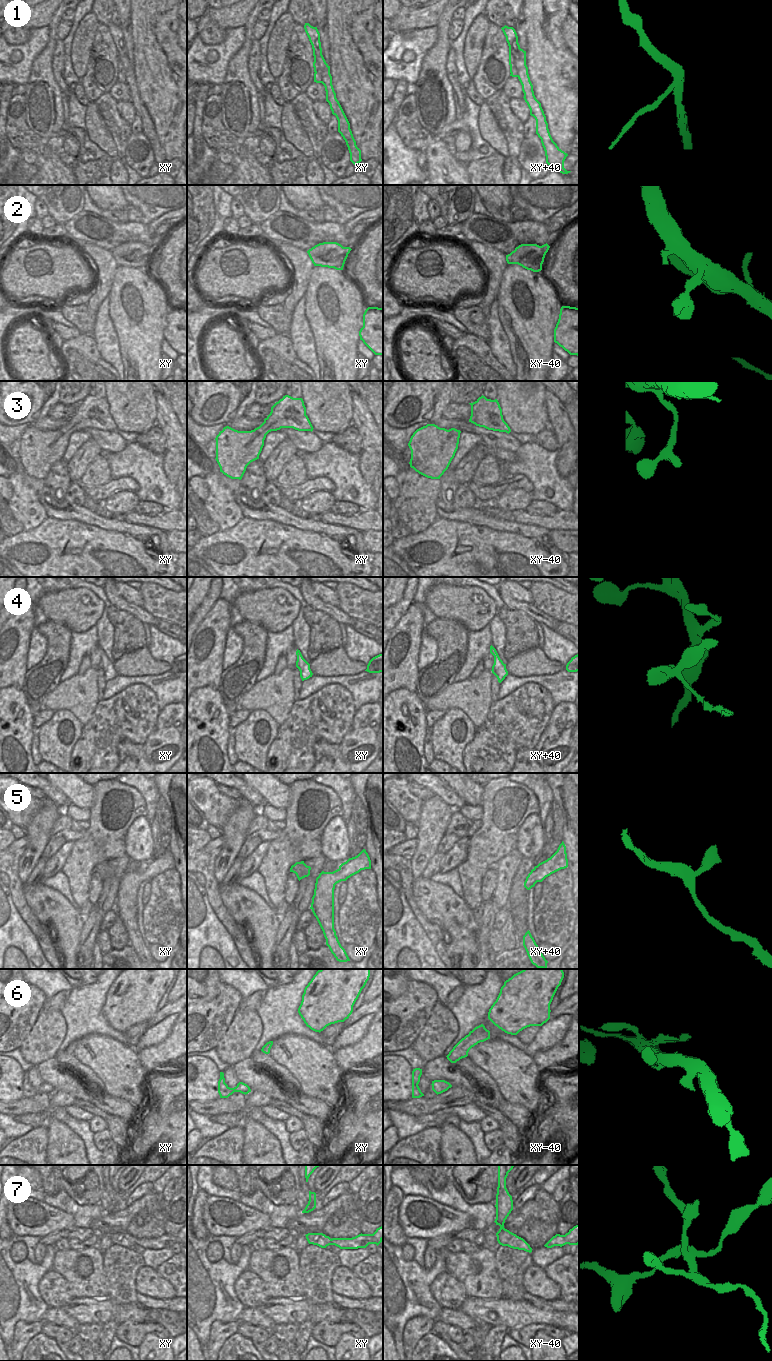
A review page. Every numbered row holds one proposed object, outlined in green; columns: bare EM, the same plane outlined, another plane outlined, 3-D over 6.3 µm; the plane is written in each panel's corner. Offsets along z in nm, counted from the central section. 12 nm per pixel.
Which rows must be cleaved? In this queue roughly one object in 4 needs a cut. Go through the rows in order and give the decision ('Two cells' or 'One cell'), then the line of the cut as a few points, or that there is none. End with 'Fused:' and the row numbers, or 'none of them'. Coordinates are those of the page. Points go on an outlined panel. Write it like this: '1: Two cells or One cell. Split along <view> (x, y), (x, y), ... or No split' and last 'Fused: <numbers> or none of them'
1: Two cells. Split along xy (315, 72), (321, 76), (322, 82)
2: One cell. No split
3: One cell. No split
4: Two cells. Split along xy+40 (492, 647), (494, 655)
5: One cell. No split
6: One cell. No split
7: Two cells. Split along xy (331, 1239), (334, 1244)
Fused: 1, 4, 7

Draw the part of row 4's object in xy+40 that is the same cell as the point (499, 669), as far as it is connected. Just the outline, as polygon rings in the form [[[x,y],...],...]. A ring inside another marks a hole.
[[[496,649],[494,650],[494,664],[492,666],[492,673],[497,677],[498,682],[501,683],[505,677],[508,675],[508,671],[506,669],[506,664],[500,659]]]

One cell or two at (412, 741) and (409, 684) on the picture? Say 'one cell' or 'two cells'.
two cells

